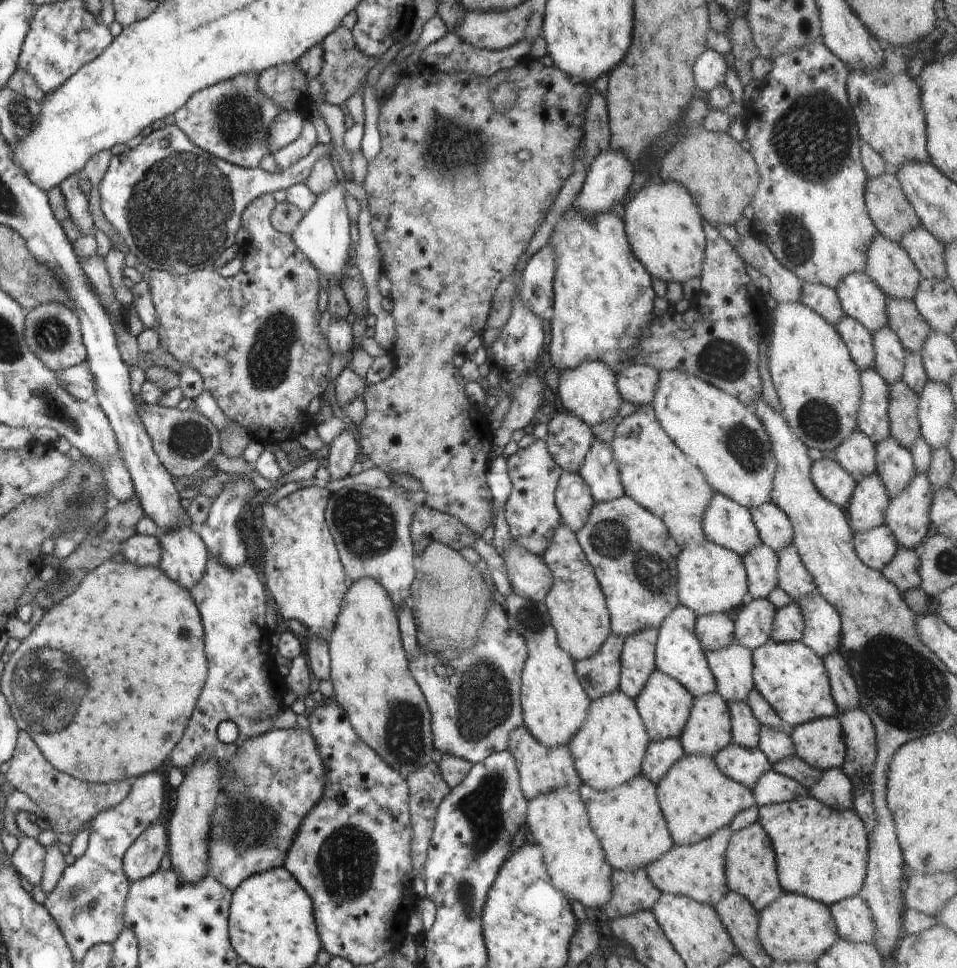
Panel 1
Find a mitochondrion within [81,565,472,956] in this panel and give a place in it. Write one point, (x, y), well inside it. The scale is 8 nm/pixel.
(347, 860)

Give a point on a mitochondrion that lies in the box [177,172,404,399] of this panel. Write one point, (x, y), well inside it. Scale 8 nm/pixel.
(270, 355)

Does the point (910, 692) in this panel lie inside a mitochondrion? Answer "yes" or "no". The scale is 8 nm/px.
yes

